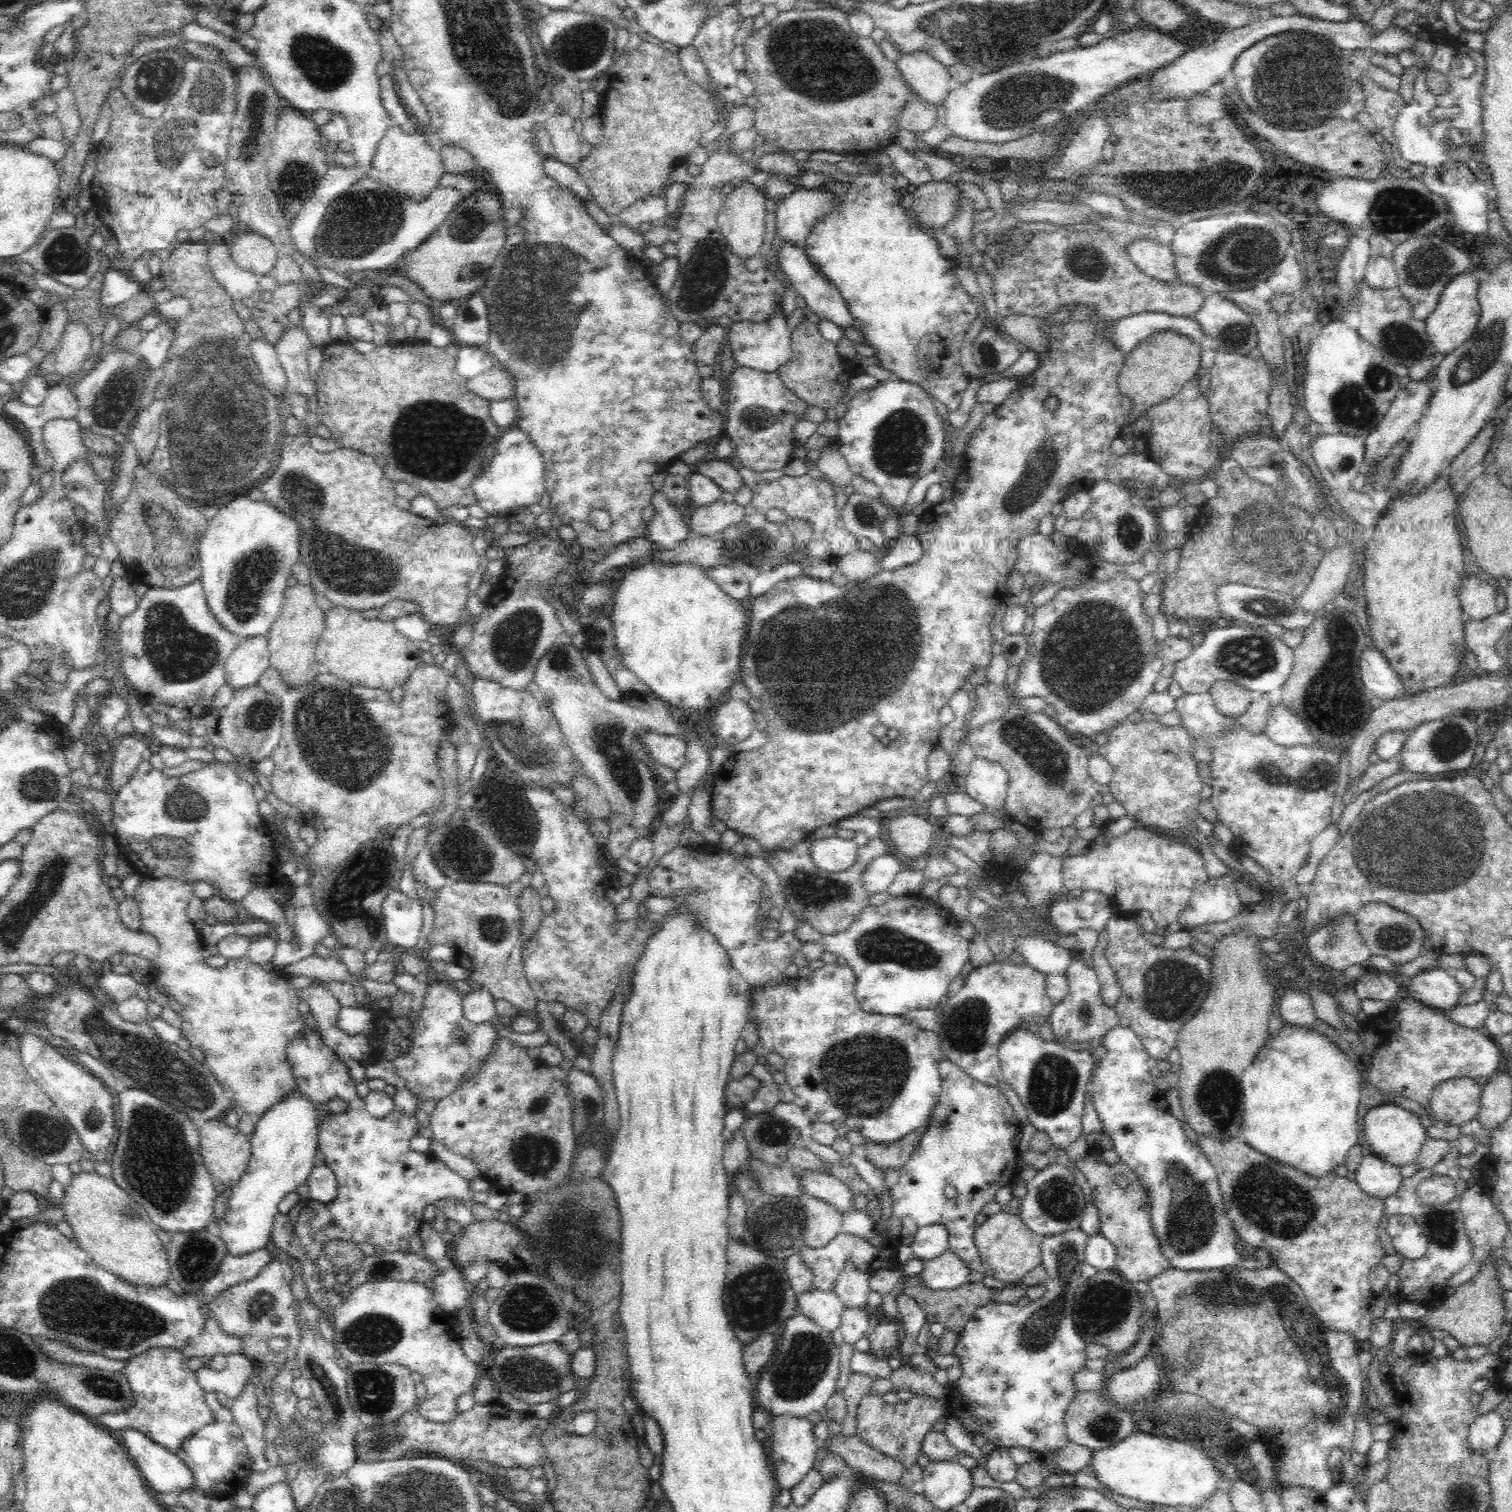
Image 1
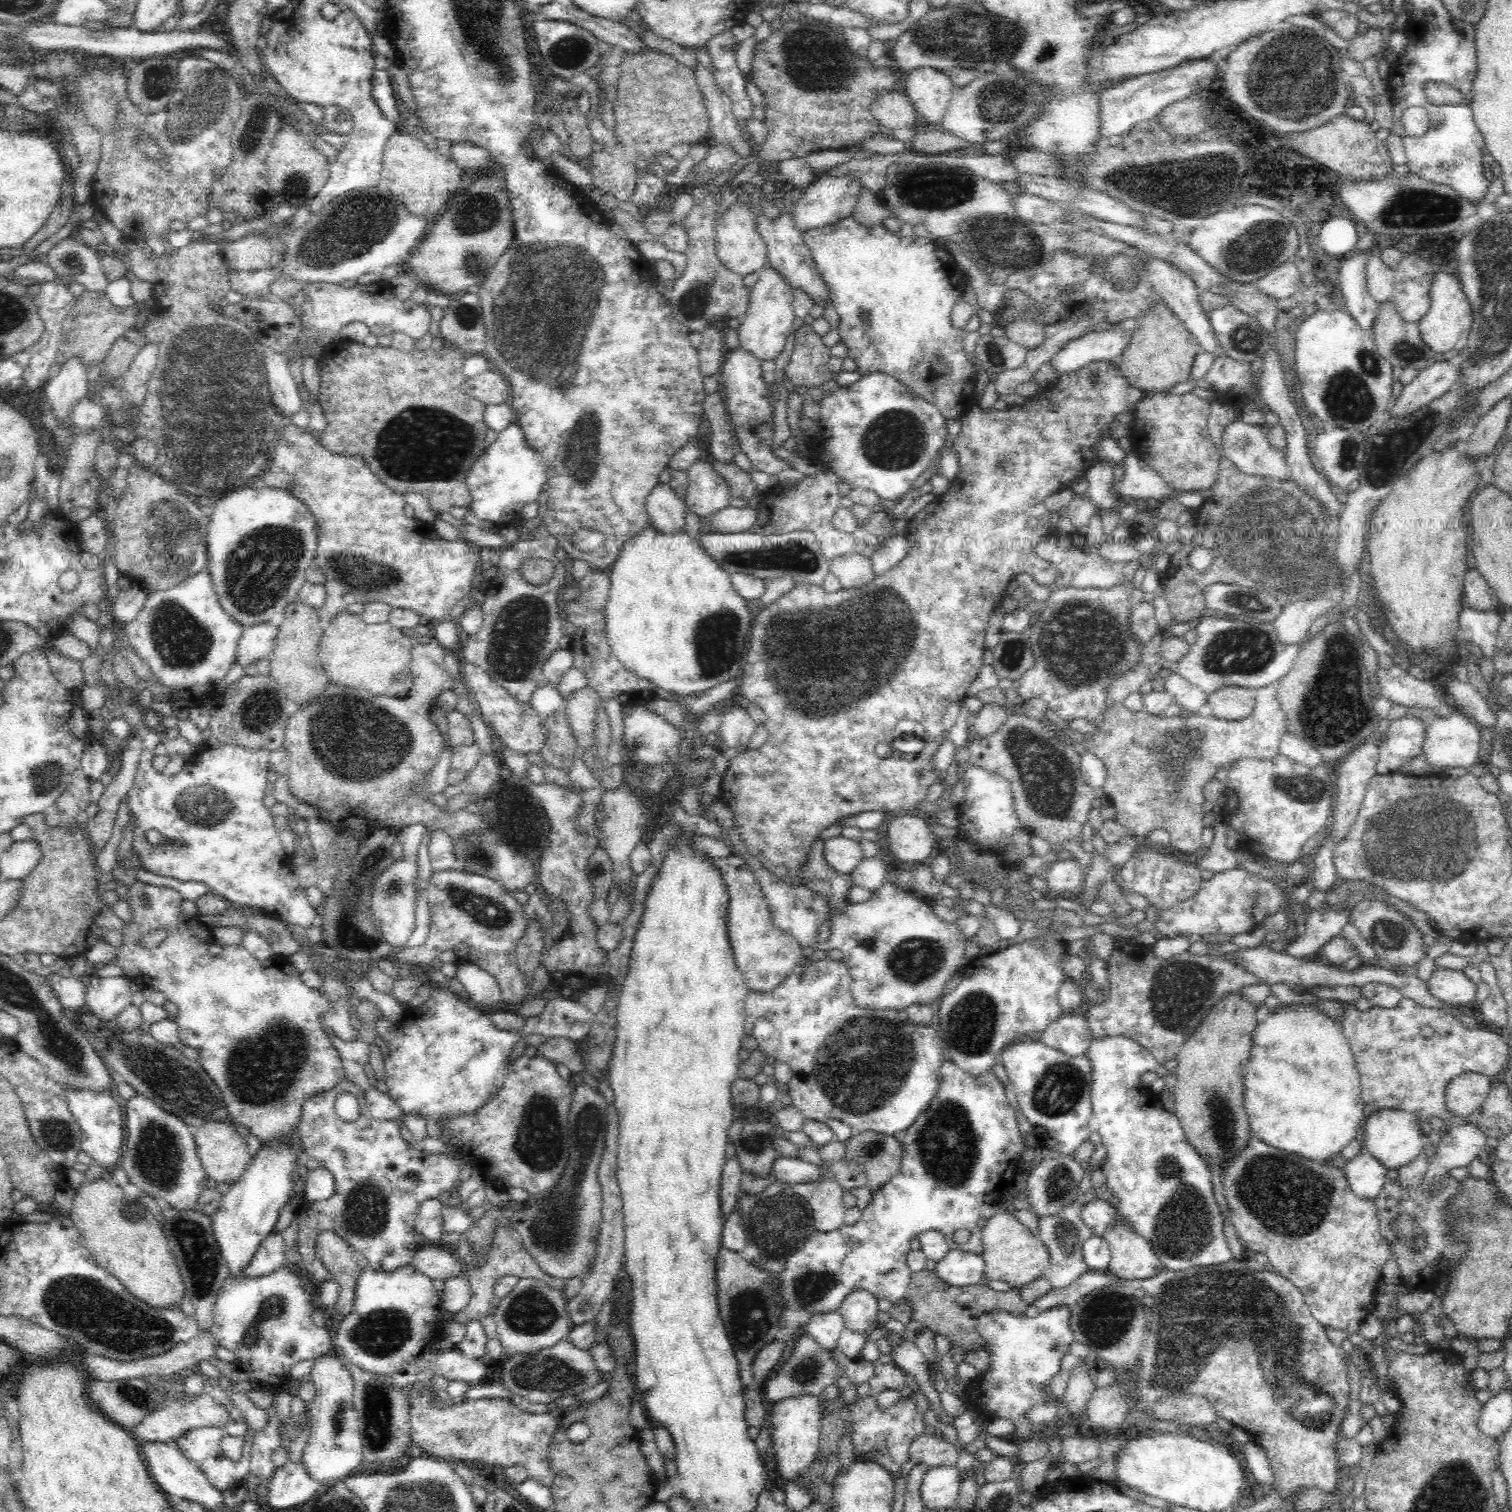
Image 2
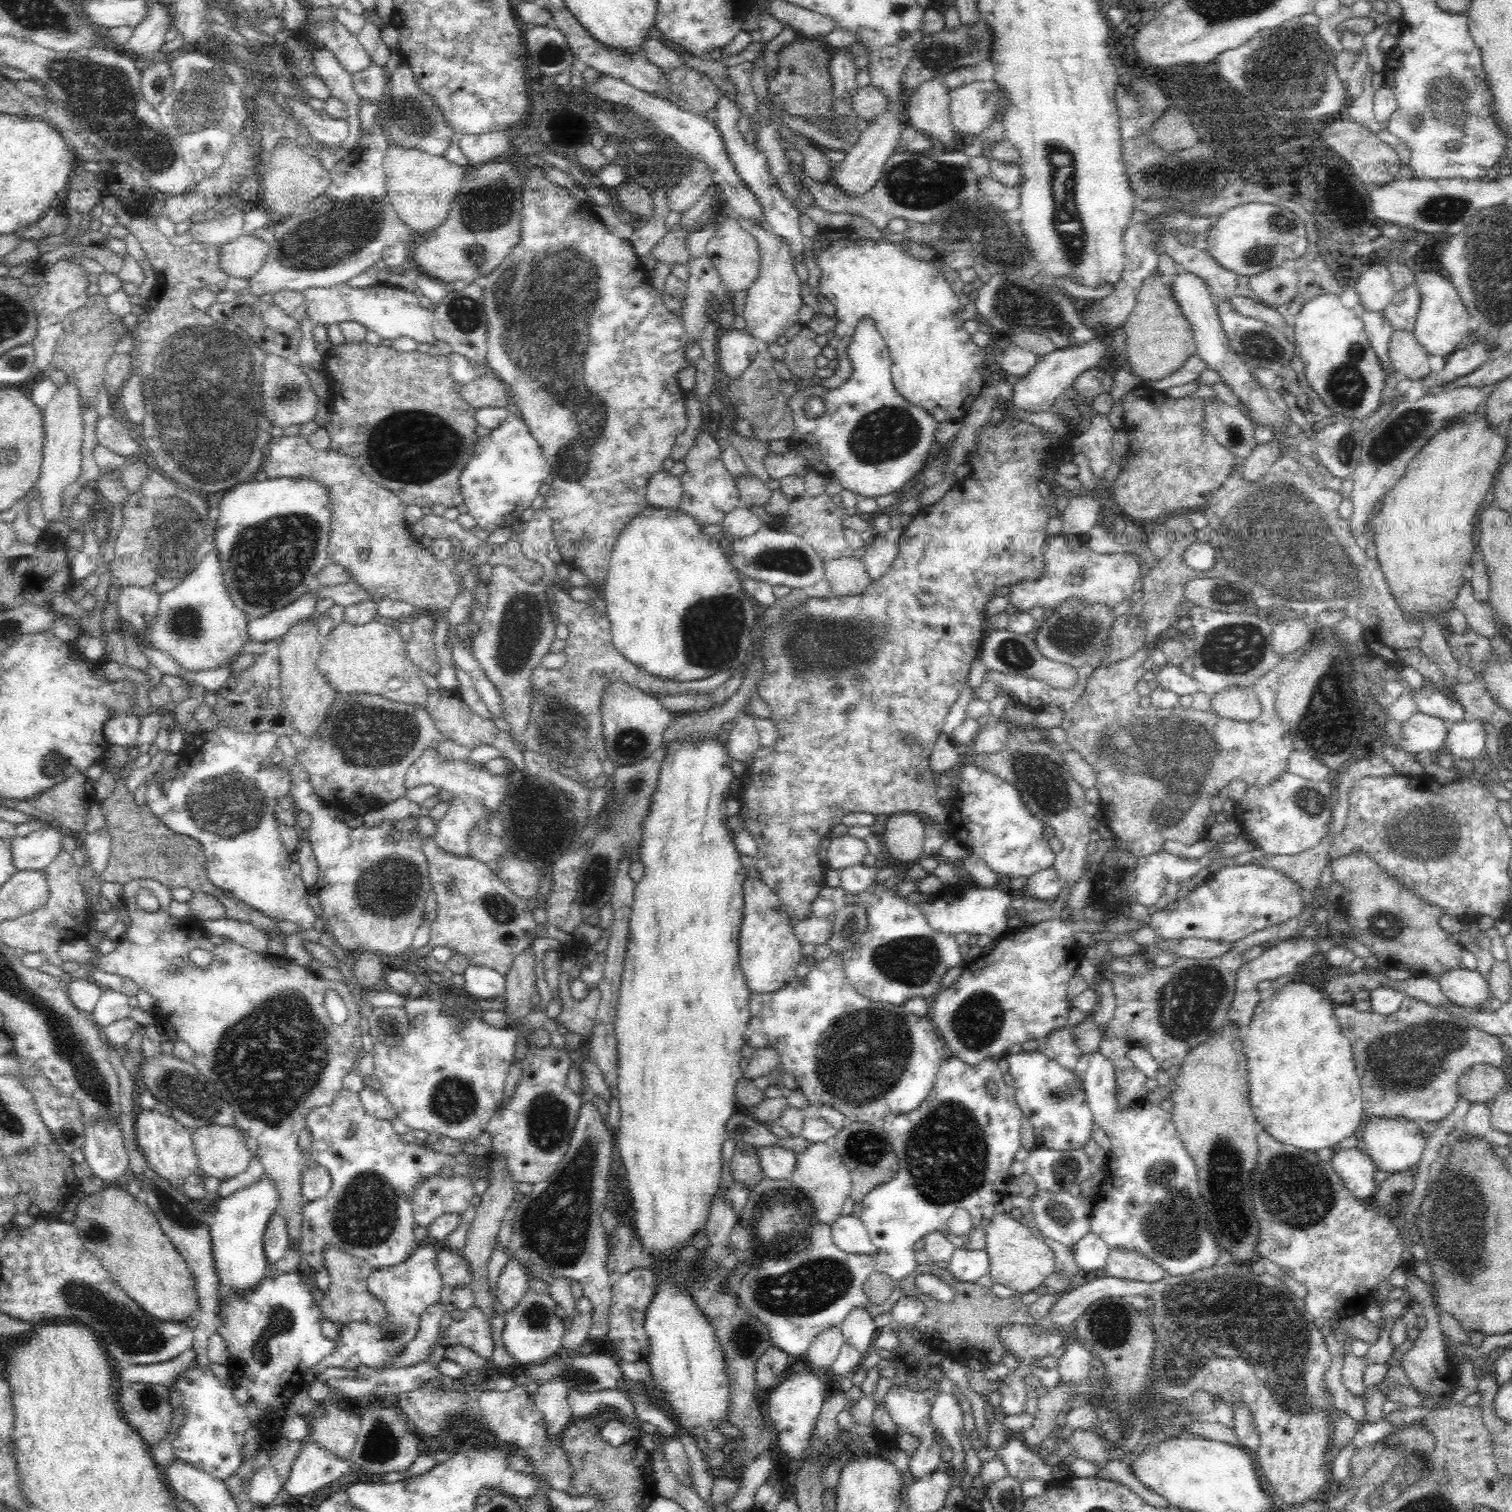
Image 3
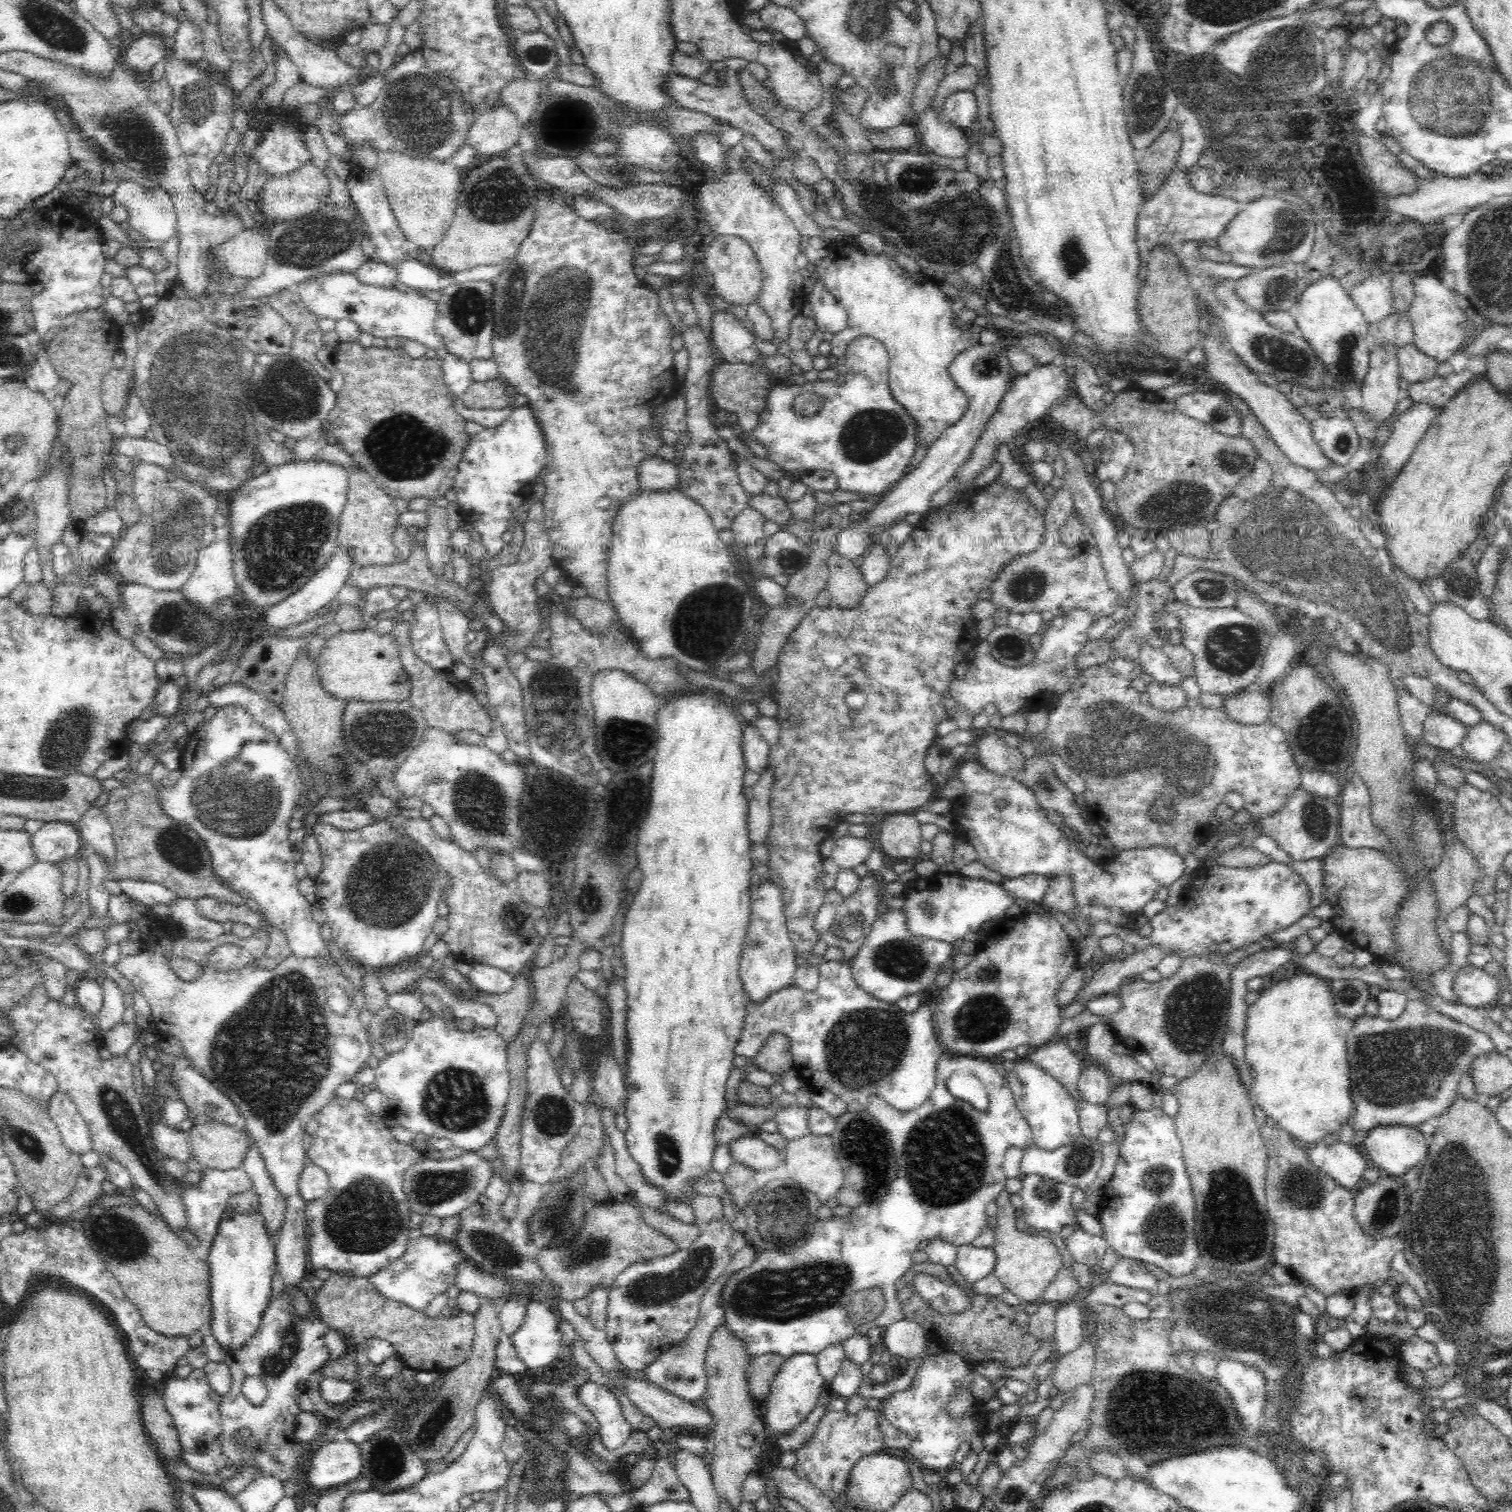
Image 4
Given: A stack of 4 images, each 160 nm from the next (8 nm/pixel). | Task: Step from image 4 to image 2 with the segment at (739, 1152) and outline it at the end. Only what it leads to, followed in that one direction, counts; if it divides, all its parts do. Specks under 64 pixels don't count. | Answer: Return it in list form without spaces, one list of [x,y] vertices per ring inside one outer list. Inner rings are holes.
[[[778,1157],[772,1164],[771,1175],[782,1183],[791,1185],[814,1180],[819,1176],[819,1168],[816,1165],[804,1162],[798,1157]]]

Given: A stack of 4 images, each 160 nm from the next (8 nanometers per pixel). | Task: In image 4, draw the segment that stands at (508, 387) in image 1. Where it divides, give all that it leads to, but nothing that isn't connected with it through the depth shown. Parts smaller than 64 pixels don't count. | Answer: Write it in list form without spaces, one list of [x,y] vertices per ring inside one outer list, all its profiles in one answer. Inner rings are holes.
[[[501,378],[486,382],[475,382],[460,397],[470,409],[503,409],[514,402],[508,396],[506,383]]]

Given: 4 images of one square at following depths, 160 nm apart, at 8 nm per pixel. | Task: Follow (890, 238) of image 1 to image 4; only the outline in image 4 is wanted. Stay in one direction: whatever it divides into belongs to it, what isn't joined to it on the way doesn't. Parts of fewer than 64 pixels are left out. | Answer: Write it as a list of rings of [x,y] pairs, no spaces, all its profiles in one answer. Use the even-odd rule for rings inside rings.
[[[841,239],[831,242],[831,246],[826,251],[826,258],[815,266],[814,272],[824,283],[826,291],[829,291],[847,312],[846,328],[837,332],[829,341],[831,353],[837,357],[844,357],[847,345],[860,337],[872,337],[880,341],[889,355],[890,392],[894,400],[902,405],[906,413],[915,421],[916,448],[932,446],[938,437],[959,422],[969,407],[969,398],[956,386],[948,372],[948,366],[966,349],[980,345],[993,346],[998,340],[997,330],[990,326],[980,333],[961,329],[955,322],[952,301],[940,292],[938,283],[933,285],[921,280],[924,277],[923,274],[912,274],[911,278],[910,274],[886,254],[867,253],[858,245],[848,247],[846,241]]]

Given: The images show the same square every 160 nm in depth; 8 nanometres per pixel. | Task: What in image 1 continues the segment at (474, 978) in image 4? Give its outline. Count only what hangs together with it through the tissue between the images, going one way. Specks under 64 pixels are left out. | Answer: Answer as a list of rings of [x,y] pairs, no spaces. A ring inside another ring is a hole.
[[[477,982],[470,984],[470,990],[463,995],[463,1013],[465,1020],[485,1024],[498,1017],[494,995],[484,986]]]

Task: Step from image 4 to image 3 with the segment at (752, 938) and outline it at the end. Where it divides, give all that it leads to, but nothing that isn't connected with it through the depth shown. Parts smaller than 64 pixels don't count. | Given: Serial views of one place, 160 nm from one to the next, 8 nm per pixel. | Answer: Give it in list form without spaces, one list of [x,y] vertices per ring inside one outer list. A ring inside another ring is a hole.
[[[758,877],[748,878],[743,884],[745,909],[739,934],[739,966],[742,969],[746,985],[752,994],[766,994],[780,990],[794,978],[794,972],[800,964],[802,943],[794,934],[788,915],[781,910],[782,904],[776,892],[766,886]]]

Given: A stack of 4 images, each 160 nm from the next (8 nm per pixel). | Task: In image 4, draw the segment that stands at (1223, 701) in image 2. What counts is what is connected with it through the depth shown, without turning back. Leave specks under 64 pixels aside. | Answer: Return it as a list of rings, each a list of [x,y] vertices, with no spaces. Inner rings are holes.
[[[1250,688],[1227,696],[1223,708],[1234,722],[1244,726],[1258,726],[1268,721],[1271,711],[1267,693]]]

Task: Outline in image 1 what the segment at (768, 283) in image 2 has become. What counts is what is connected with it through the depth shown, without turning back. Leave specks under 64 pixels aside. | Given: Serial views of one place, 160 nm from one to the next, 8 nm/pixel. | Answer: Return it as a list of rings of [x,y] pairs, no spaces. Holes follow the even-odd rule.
[[[776,296],[776,308],[770,318],[760,322],[738,321],[729,327],[726,343],[734,352],[736,362],[740,366],[749,366],[762,372],[776,373],[782,364],[786,364],[791,354],[791,332],[786,327],[786,315],[781,306],[781,296]]]

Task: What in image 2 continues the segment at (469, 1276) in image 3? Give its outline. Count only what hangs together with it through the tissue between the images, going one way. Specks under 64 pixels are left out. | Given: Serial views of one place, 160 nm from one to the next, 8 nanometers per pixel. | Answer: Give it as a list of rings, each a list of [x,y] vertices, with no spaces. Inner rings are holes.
[[[440,1248],[420,1249],[411,1260],[411,1265],[433,1280],[449,1281],[457,1276],[464,1276],[464,1264],[455,1253]]]

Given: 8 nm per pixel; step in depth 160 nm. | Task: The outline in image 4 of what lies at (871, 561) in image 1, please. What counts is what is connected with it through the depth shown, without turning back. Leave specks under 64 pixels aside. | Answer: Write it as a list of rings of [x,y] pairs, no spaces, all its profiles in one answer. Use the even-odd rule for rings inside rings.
[[[835,552],[827,563],[829,578],[825,589],[830,595],[831,606],[841,610],[852,610],[863,601],[869,589],[858,565],[838,557]]]

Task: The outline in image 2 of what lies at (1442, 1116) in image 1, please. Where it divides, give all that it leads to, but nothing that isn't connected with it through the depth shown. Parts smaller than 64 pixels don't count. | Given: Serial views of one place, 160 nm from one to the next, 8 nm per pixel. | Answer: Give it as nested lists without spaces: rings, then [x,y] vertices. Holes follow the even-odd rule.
[[[1478,1072],[1462,1073],[1446,1087],[1448,1111],[1456,1117],[1469,1117],[1483,1106],[1497,1080]]]

